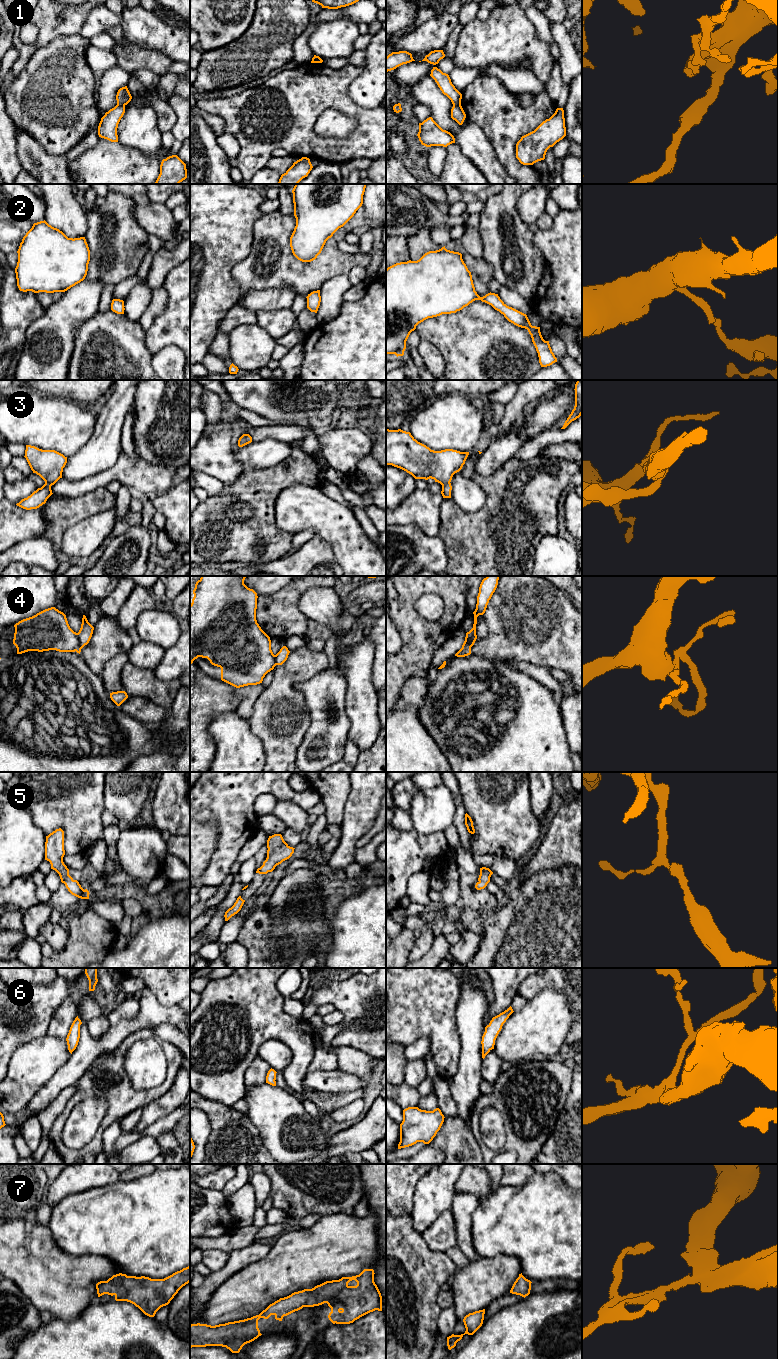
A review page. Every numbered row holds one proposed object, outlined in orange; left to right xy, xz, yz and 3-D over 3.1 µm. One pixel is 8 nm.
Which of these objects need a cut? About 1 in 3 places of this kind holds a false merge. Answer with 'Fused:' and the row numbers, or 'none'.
Fused: 1, 4

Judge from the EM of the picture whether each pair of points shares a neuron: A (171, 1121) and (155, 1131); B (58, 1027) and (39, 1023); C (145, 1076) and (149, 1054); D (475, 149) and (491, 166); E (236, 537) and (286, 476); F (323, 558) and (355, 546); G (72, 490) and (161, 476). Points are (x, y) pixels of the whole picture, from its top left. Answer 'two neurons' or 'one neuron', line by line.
A: one neuron
B: two neurons
C: one neuron
D: one neuron
E: one neuron
F: two neurons
G: one neuron

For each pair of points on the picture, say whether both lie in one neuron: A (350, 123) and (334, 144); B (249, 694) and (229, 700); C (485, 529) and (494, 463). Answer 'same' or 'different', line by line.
A: different
B: different
C: different

